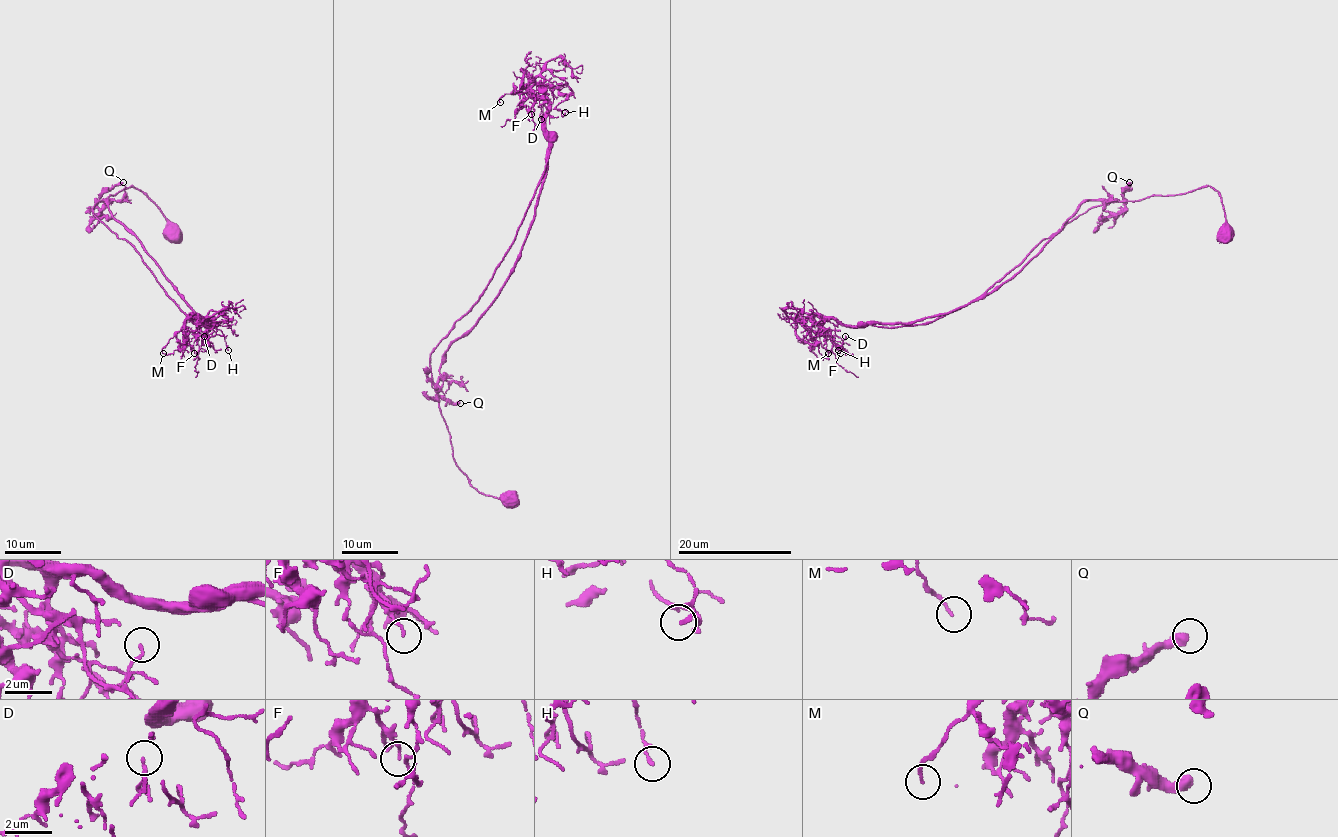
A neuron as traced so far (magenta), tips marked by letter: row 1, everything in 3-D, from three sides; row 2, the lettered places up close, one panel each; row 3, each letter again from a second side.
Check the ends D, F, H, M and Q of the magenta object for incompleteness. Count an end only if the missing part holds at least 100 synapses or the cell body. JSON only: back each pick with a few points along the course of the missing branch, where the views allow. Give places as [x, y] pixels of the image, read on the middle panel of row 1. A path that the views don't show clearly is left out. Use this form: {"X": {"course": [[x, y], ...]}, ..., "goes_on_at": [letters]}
{"goes_on_at": []}

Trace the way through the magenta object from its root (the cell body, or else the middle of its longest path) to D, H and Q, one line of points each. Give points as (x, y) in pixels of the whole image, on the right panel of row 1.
D: (1224, 232), (1222, 198), (1209, 187), (1091, 206), (966, 304), (924, 324), (824, 320), (827, 338), (845, 336)
H: (1224, 232), (1209, 187), (1091, 206), (924, 324), (843, 326), (811, 310), (834, 326), (838, 350)
Q: (1224, 232), (1222, 198), (1212, 188), (1199, 187), (1182, 195), (1127, 201), (1124, 191), (1129, 182)

